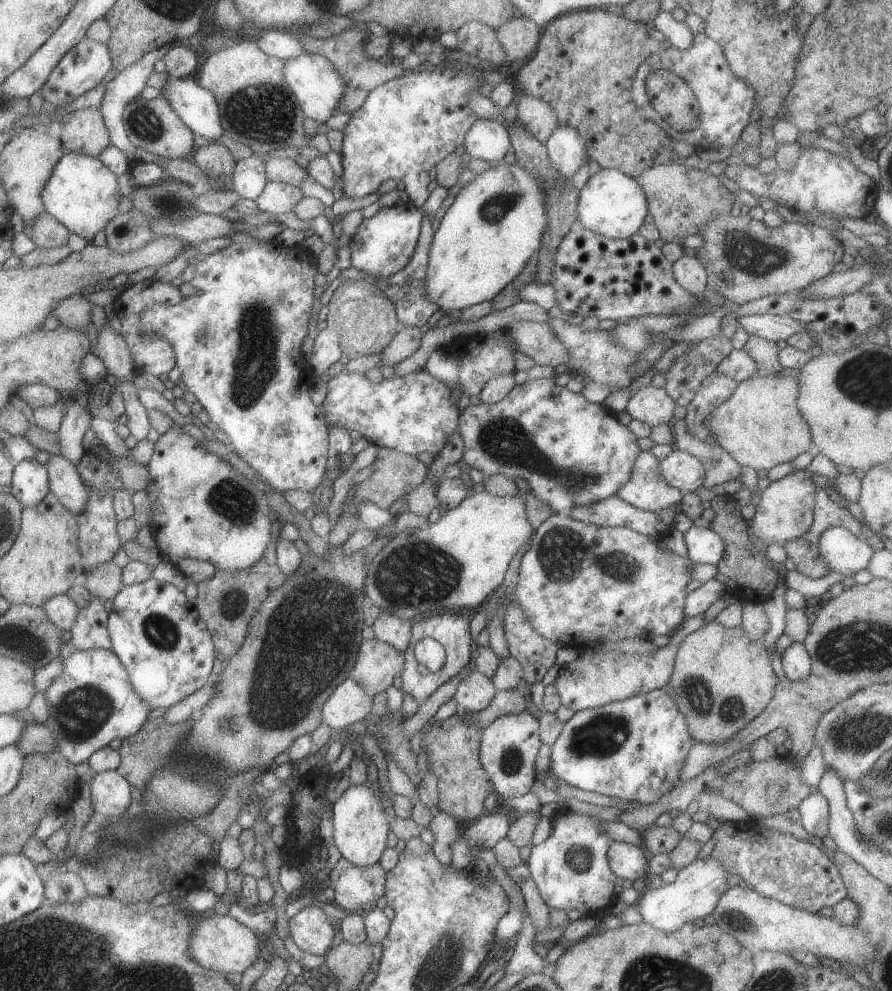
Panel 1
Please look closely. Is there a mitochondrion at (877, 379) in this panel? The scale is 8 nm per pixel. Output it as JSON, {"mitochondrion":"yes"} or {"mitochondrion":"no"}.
{"mitochondrion":"yes"}

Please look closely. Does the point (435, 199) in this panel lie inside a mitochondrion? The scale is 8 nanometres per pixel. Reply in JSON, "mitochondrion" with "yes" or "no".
{"mitochondrion":"no"}

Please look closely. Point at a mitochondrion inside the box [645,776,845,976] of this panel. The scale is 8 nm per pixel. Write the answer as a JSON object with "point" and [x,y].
{"point":[742,925]}

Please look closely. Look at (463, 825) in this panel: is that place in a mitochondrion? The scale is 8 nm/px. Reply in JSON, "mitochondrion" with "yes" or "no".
{"mitochondrion":"no"}

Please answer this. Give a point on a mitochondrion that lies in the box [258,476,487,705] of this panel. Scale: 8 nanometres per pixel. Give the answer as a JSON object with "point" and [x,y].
{"point":[416,576]}

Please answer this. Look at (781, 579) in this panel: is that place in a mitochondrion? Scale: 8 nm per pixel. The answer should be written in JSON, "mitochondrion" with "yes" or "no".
{"mitochondrion":"no"}

